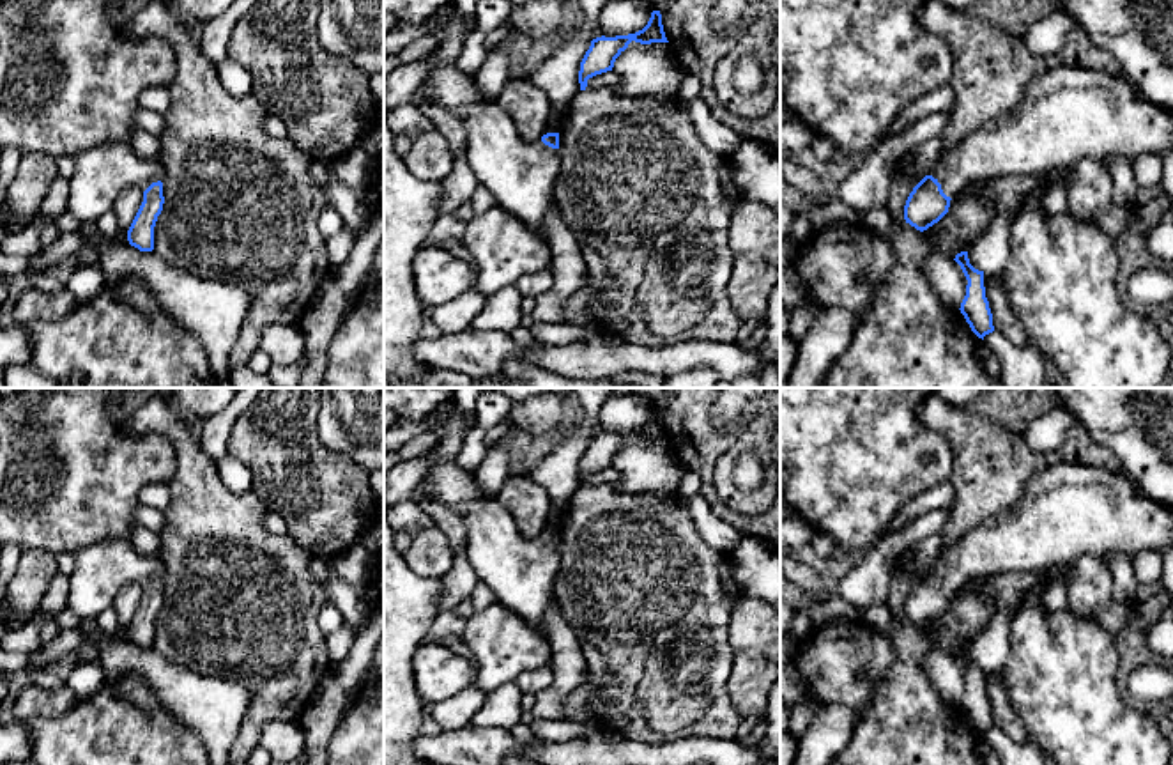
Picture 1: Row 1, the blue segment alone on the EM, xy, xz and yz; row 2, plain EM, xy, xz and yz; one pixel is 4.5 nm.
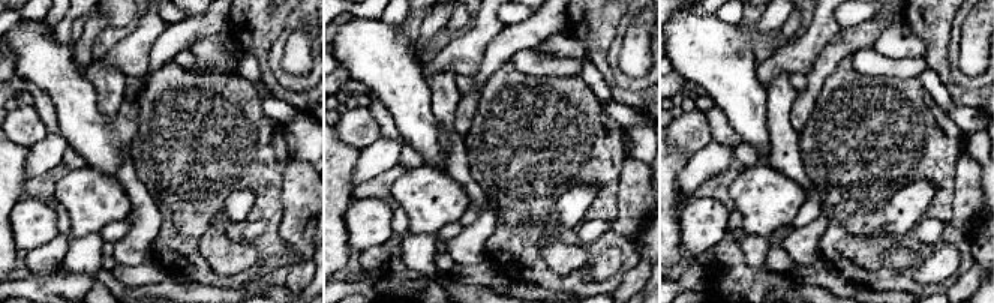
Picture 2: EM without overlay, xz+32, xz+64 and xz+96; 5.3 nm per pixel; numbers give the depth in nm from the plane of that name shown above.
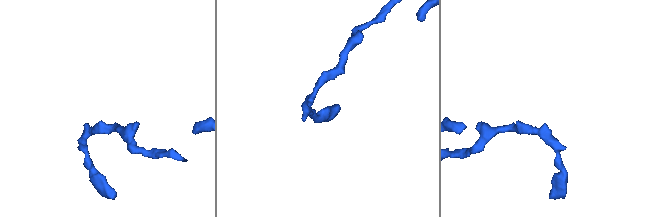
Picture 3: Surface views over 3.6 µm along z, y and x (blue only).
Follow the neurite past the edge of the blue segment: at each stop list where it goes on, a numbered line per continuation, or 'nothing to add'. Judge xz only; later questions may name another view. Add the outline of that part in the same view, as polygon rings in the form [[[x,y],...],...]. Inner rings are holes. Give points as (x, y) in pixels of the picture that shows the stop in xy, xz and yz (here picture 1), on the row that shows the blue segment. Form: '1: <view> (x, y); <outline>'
1: xz (521, 176); [[[456,62],[435,66],[421,85],[425,101],[455,112],[465,131],[465,156],[472,175],[485,186],[497,205],[520,218],[529,228],[545,237],[545,214],[556,204],[556,181],[561,172],[559,149],[541,140],[525,143],[515,122],[495,101],[483,101],[476,87],[476,71],[464,73]]]

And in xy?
1: xy (101, 172); [[[104,143],[81,151],[69,179],[67,212],[90,228],[111,209],[120,191],[127,188],[145,191],[163,177],[159,161],[140,158],[129,143]]]

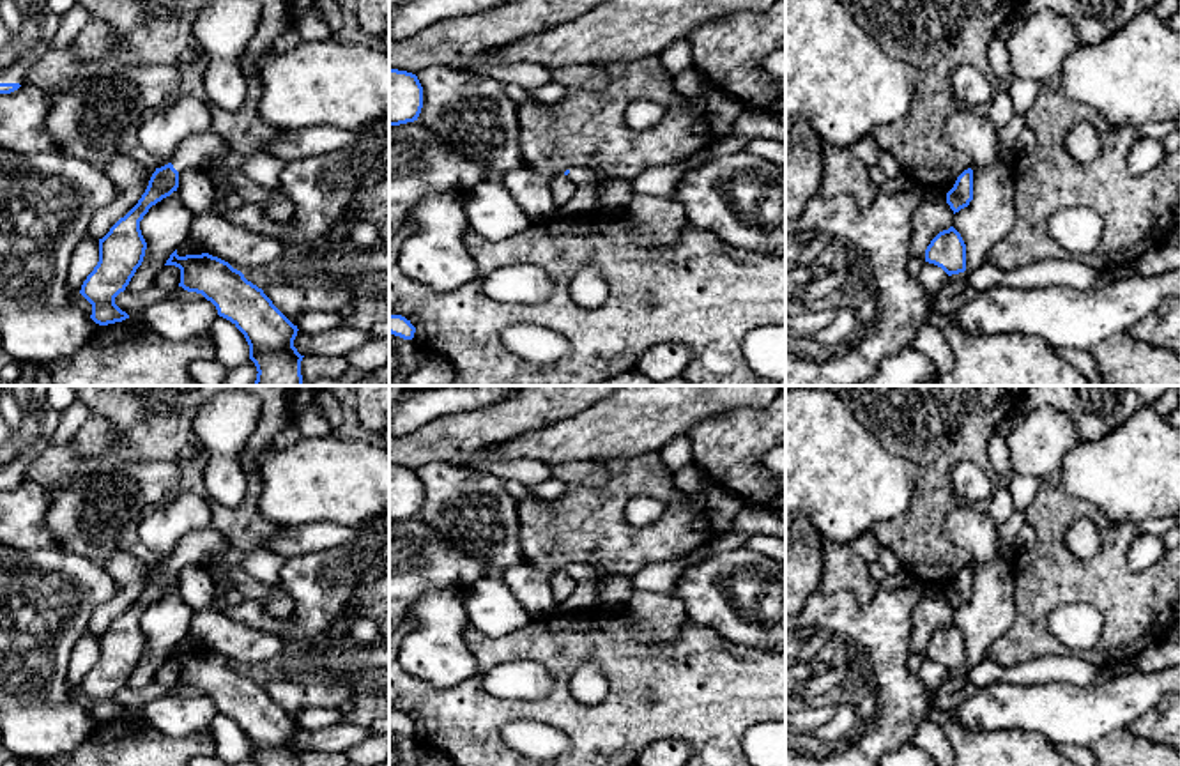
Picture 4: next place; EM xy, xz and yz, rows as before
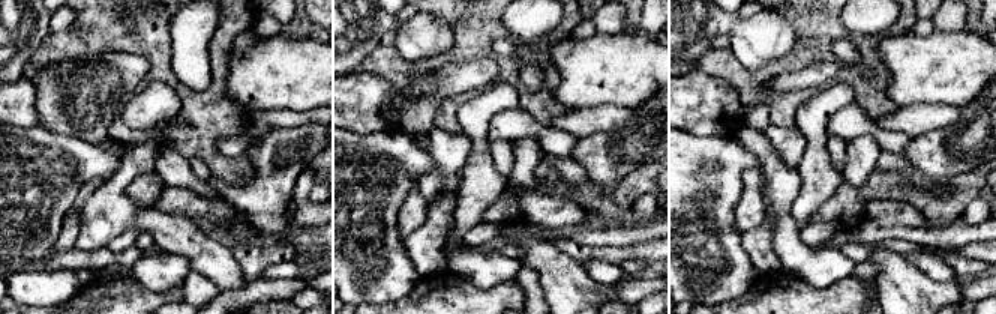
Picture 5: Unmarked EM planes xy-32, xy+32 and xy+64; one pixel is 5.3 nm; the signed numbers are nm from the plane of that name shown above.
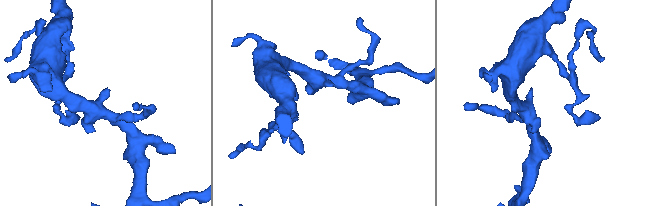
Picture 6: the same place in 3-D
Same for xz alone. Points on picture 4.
1: xz (579, 176); [[[571,168],[566,177],[570,180],[573,180],[577,186],[579,184],[591,184],[596,196],[600,193],[603,193],[607,189],[609,182],[614,179],[614,177],[603,177],[593,170],[587,170],[587,168]]]

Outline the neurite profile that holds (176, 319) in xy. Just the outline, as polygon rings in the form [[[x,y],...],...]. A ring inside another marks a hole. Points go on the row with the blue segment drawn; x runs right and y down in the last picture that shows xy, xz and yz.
[[[168,295],[134,317],[166,340],[184,341],[207,334],[219,315],[216,306],[207,299],[180,299]]]

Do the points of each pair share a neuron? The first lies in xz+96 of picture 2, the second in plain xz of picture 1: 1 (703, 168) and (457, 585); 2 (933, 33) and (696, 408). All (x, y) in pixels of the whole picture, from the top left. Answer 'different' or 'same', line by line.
1: same
2: same

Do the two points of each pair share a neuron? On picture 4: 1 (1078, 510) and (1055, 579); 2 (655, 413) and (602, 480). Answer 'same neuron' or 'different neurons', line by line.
1: same neuron
2: different neurons

